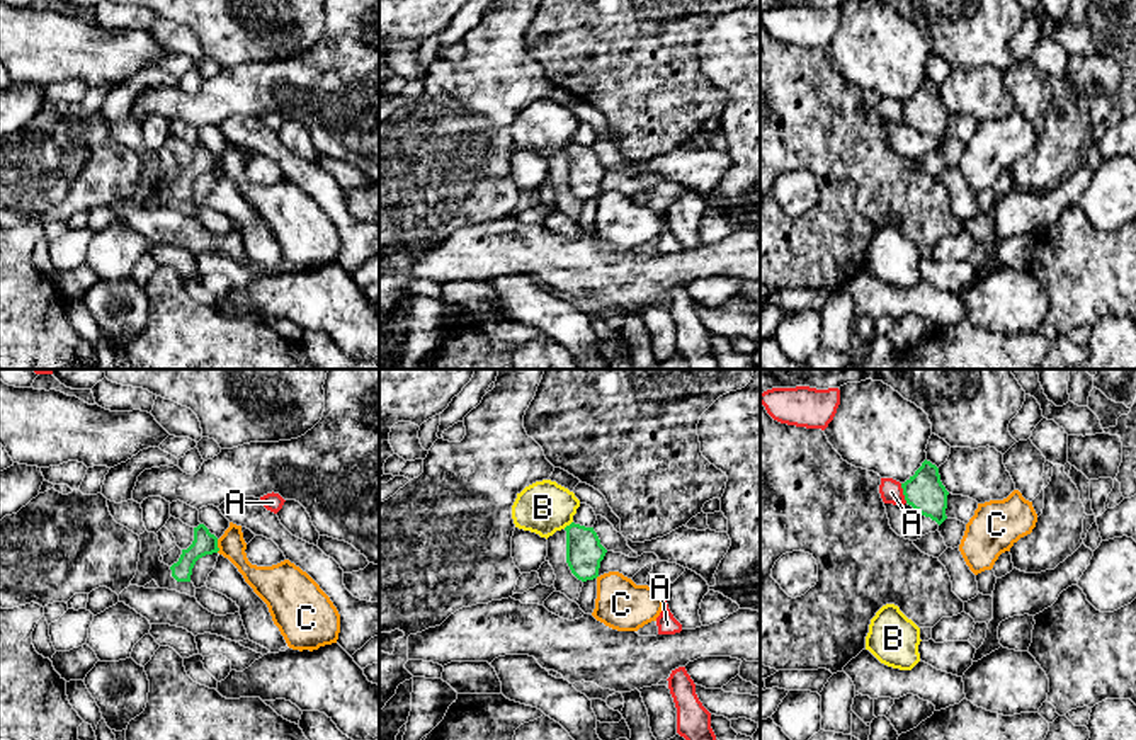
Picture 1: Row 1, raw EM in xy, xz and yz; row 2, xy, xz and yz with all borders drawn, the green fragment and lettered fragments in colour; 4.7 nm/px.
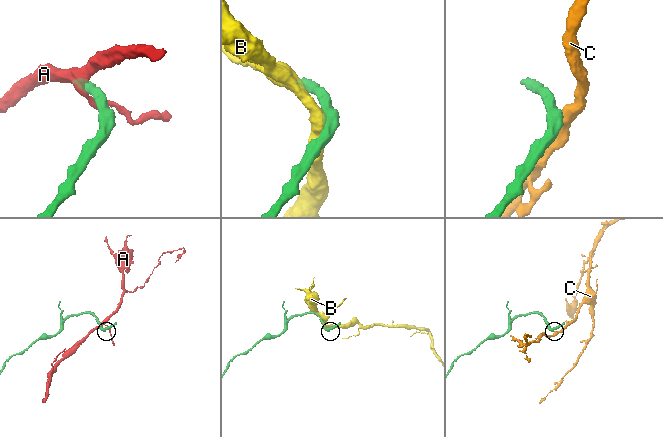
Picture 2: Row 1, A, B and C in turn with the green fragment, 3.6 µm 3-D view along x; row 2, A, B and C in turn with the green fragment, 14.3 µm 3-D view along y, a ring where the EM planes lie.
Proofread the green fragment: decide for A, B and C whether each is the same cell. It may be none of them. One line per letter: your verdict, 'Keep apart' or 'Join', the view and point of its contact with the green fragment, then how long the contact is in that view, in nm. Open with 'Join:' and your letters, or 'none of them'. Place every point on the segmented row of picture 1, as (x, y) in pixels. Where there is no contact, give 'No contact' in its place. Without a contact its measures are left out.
Join: none of them
A: Keep apart. Touches green at yz (903, 494). Shared border 100 nm
B: Keep apart. Touches green at xz (567, 526). Shared border 60 nm
C: Keep apart. Touches green at xy (216, 546). Shared border 60 nm

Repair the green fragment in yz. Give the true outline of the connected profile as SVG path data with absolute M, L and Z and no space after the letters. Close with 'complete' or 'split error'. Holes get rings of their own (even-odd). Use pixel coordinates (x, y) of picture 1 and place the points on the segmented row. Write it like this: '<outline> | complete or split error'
M925 459L915 475L901 483L901 488L906 504L922 515L930 517L939 526L947 519L946 509L949 492L942 485L935 464Z | complete

